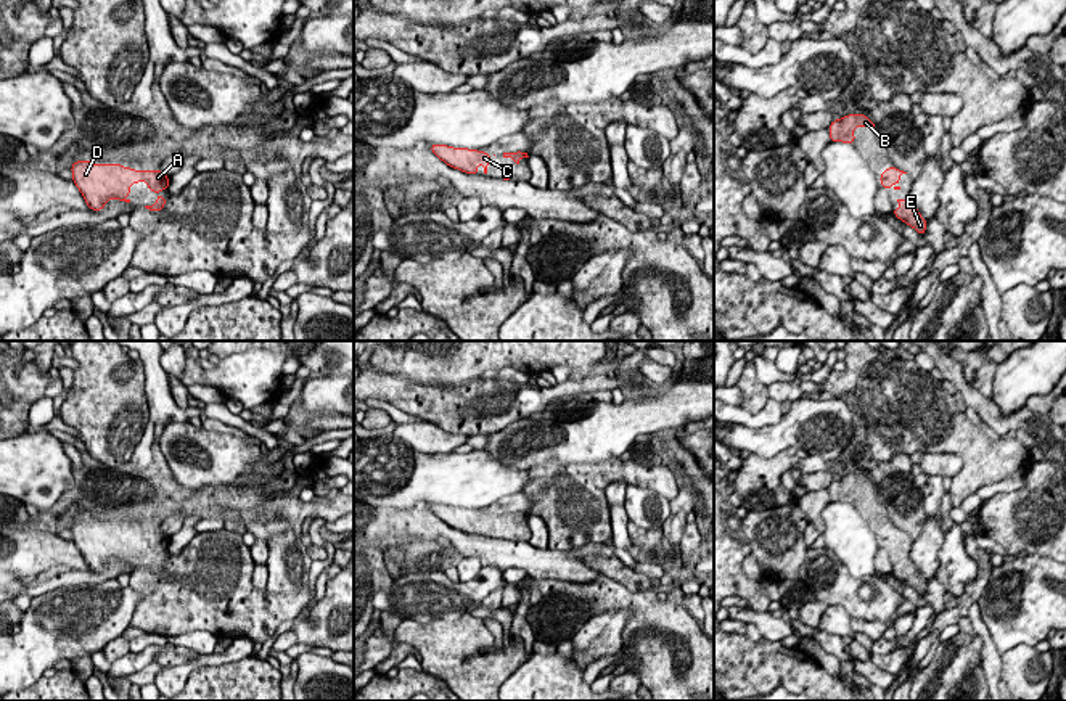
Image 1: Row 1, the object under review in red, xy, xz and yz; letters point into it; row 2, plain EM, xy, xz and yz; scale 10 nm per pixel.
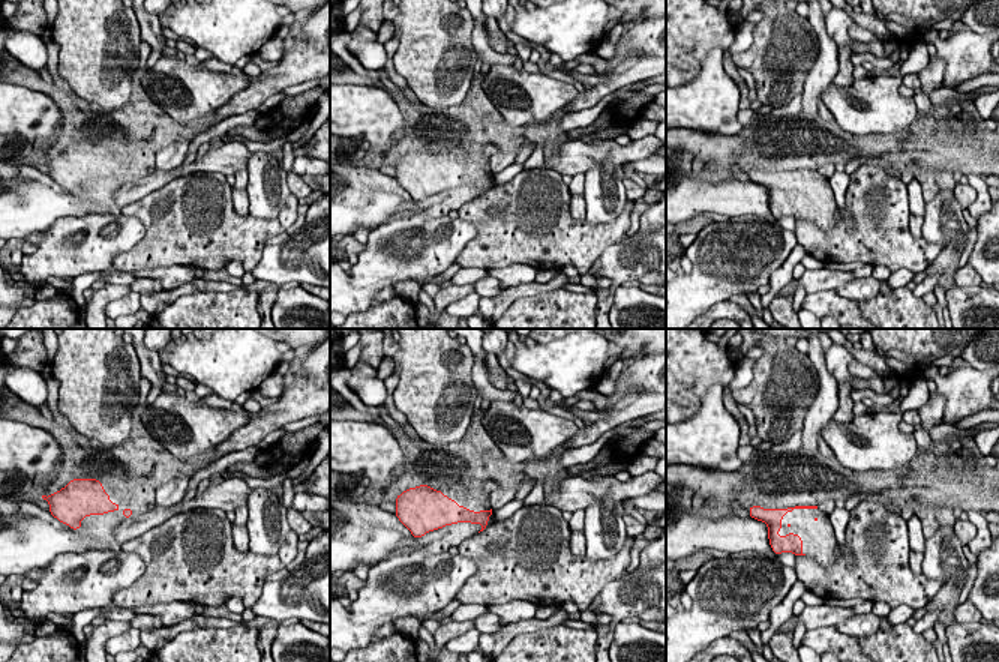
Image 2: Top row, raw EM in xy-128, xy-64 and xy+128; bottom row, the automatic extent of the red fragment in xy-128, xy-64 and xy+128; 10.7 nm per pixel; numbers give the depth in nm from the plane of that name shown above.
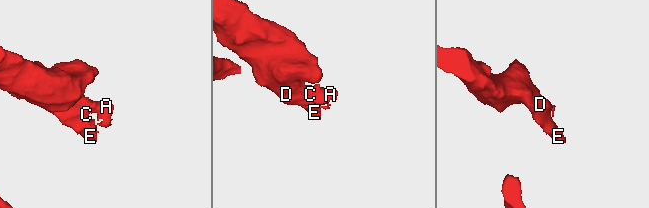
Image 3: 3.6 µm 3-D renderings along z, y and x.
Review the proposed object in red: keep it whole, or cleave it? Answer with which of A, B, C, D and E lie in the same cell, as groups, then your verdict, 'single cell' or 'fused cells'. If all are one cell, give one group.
A B C D E; single cell

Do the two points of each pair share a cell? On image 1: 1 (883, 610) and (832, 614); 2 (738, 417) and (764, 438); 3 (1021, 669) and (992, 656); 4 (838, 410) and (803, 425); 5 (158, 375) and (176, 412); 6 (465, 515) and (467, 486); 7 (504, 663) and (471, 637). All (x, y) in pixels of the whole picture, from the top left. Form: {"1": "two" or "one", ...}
{"1": "two", "2": "two", "3": "two", "4": "one", "5": "one", "6": "two", "7": "one"}

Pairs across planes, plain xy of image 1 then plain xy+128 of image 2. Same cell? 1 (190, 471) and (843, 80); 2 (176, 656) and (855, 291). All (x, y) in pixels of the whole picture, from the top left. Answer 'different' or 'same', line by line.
1: different
2: same

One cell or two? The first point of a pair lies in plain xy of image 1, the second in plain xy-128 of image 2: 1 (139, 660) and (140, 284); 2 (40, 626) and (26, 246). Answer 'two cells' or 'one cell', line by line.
1: two cells
2: two cells

